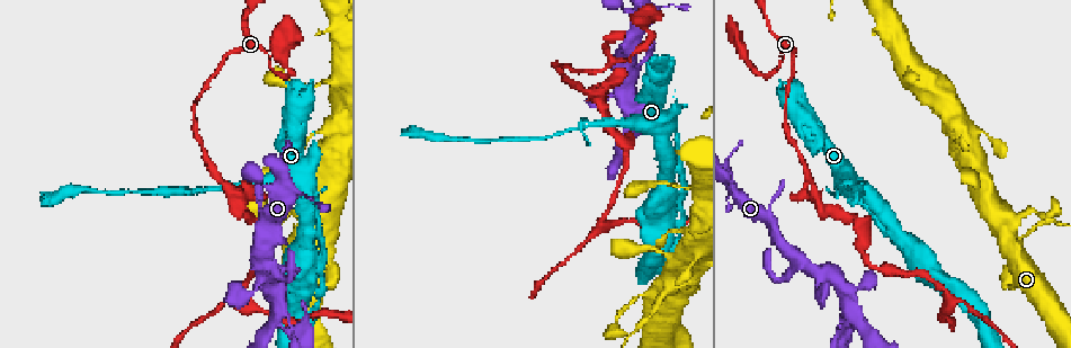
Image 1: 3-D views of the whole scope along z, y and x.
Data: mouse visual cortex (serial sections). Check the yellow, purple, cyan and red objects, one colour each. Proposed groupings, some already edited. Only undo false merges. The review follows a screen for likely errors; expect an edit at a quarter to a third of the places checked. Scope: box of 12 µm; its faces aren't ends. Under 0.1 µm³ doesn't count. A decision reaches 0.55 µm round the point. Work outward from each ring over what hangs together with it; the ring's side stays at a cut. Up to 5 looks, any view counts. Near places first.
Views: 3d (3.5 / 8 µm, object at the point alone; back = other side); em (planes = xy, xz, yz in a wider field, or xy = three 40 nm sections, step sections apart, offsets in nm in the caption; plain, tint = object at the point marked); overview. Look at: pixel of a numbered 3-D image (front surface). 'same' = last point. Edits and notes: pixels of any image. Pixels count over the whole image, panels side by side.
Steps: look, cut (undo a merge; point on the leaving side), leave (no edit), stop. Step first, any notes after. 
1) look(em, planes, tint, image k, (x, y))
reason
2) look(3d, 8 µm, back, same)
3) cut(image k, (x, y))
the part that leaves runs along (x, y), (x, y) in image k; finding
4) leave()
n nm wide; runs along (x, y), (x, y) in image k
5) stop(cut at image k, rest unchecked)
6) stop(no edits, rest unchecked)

look(3d, 3.5 µm, image 1, (276, 317))

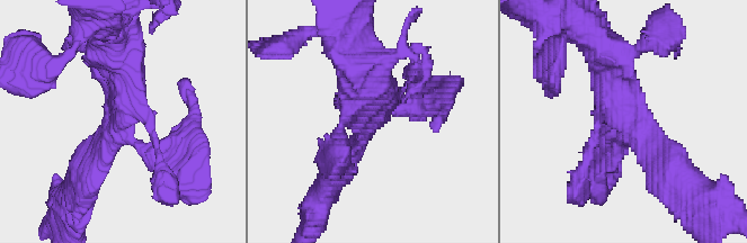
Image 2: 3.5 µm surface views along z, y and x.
look(em, planes, tint, image 2, (628, 122))
need the tissue

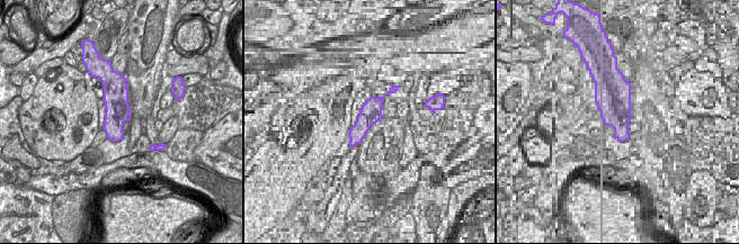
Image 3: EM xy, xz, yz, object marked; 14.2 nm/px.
leave()
runs along (601, 52), (623, 118), (673, 170) in image 2; continuous, no second cell

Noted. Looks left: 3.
look(3d, 8 µm, image 1, (307, 209))
two arms in line, one across

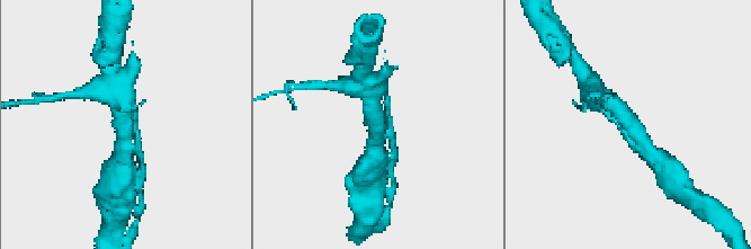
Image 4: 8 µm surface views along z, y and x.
look(em, xy, step 1, tint, image 4, (379, 125))

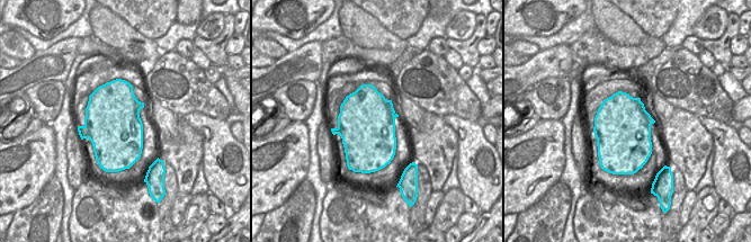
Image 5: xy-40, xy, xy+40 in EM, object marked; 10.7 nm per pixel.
leave()
runs along (609, 101), (618, 107), (651, 151) in image 4; one cell here

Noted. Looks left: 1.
stop(no edits, rest unchecked)

